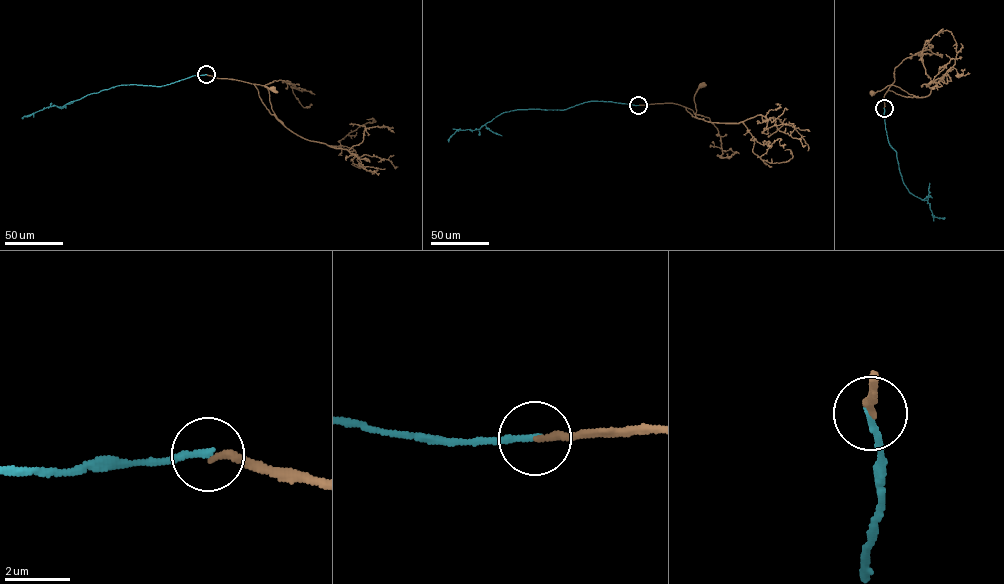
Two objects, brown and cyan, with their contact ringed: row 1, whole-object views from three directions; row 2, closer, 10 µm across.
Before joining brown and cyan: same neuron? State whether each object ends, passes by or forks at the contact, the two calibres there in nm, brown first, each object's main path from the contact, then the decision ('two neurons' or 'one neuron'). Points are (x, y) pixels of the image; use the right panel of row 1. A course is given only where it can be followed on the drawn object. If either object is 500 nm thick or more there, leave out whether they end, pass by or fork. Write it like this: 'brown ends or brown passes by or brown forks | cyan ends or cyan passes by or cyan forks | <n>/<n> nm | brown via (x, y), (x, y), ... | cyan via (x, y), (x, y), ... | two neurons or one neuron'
brown ends | cyan ends | 220/220 nm | brown via (884, 108), (887, 90), (906, 97), (913, 95), (891, 85), (872, 93) | cyan via (884, 108), (888, 142), (896, 153), (903, 182), (910, 193), (927, 200), (933, 216), (945, 217) | two neurons

